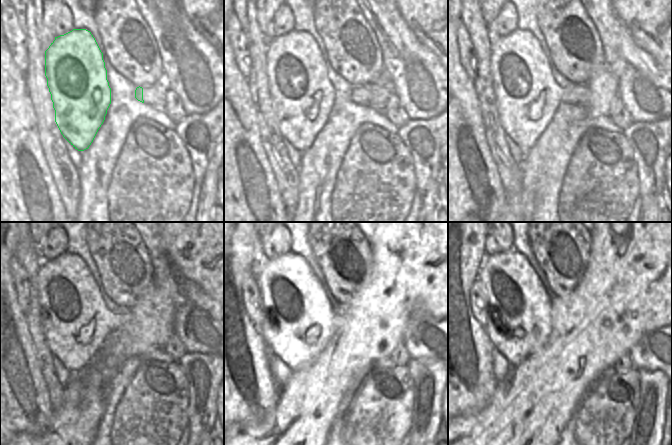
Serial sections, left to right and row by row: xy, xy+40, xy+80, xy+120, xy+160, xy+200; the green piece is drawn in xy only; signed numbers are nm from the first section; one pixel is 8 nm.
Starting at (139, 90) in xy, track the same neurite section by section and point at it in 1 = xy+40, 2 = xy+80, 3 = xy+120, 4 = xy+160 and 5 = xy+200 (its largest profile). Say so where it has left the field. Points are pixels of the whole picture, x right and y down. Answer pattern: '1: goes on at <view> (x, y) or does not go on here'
1: goes on at xy+40 (359, 94)
2: goes on at xy+80 (527, 96)
3: goes on at xy+120 (76, 321)
4: goes on at xy+160 (300, 321)
5: goes on at xy+200 (520, 323)

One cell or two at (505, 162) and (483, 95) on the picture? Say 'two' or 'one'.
one

